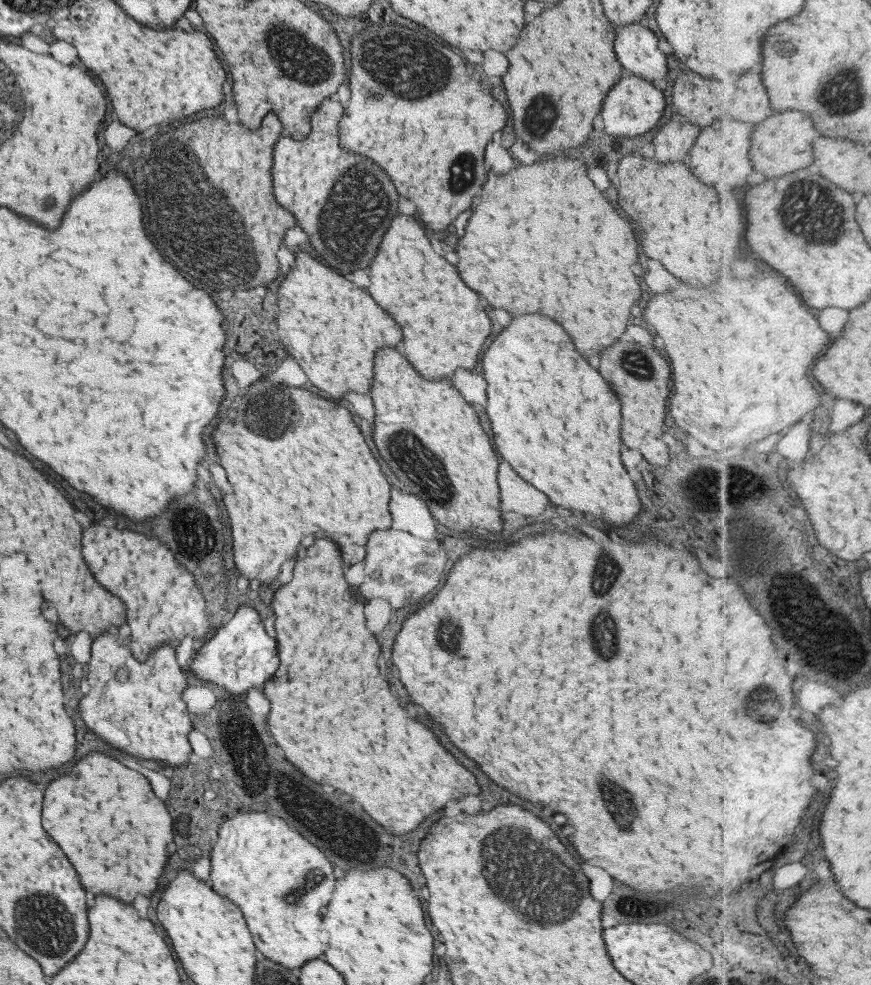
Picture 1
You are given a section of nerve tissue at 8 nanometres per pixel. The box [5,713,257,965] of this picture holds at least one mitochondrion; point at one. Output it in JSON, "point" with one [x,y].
{"point":[45,937]}

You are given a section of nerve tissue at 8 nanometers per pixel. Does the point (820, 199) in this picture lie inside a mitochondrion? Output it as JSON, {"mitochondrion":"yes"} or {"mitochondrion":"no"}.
{"mitochondrion":"yes"}

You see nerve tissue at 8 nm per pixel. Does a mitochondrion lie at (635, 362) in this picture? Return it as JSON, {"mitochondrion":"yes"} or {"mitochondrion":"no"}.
{"mitochondrion":"yes"}

